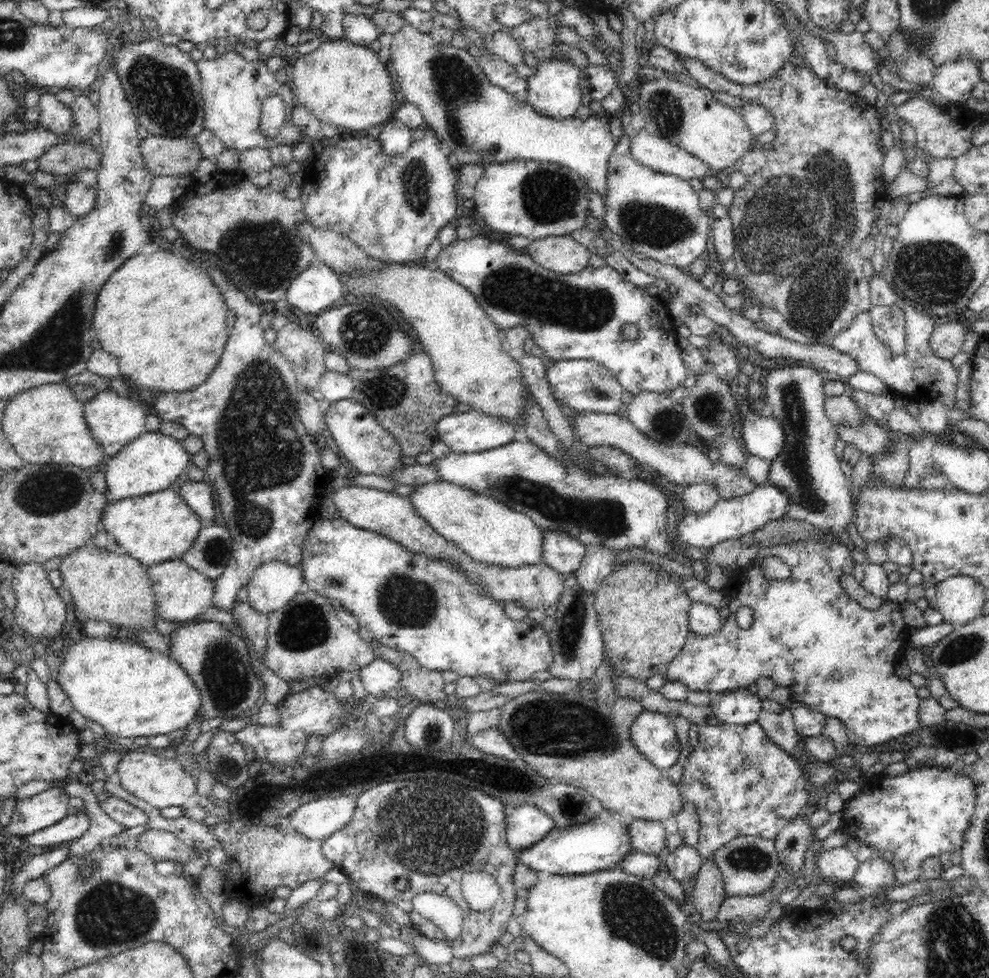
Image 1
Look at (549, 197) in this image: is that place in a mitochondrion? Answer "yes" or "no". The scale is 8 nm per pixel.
yes

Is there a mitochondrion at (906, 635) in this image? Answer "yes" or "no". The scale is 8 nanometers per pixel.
no

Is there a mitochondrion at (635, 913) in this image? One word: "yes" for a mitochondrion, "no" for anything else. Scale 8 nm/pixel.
yes

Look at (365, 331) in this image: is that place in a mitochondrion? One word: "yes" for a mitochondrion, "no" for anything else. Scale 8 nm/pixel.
yes

